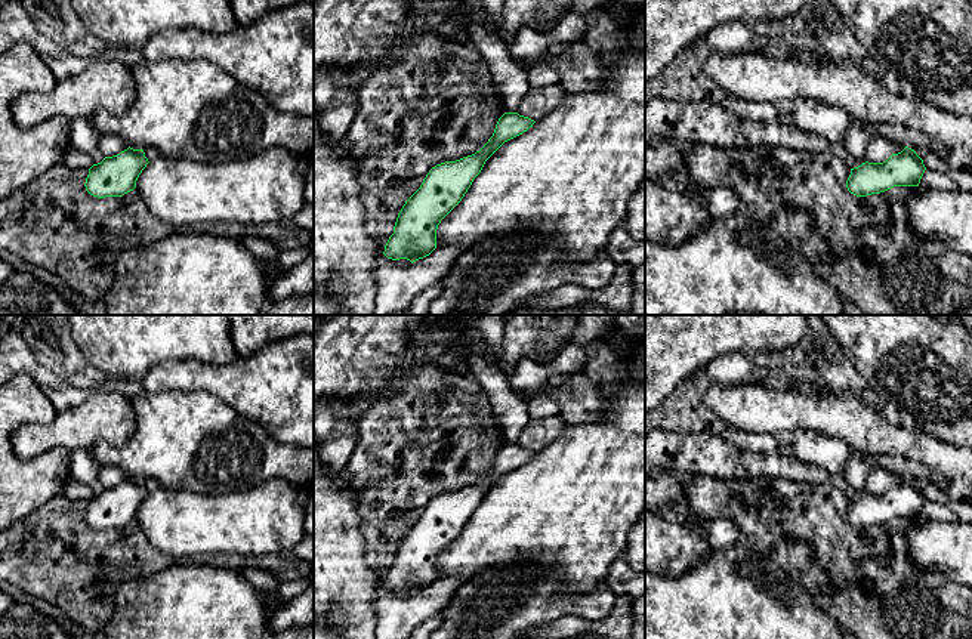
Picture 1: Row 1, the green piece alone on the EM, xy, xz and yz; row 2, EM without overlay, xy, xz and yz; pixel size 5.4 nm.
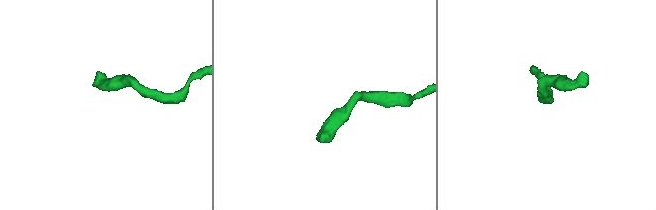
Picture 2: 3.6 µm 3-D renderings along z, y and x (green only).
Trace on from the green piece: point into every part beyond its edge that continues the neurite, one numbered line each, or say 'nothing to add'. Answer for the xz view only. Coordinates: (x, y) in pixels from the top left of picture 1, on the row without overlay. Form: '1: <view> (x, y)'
nothing to add

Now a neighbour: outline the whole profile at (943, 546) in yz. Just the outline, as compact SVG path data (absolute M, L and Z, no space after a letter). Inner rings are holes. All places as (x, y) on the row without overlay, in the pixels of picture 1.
M917 519L905 530L911 561L972 589L972 524Z

